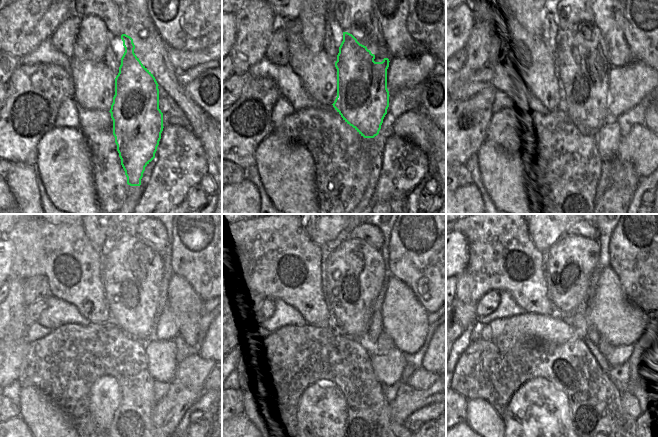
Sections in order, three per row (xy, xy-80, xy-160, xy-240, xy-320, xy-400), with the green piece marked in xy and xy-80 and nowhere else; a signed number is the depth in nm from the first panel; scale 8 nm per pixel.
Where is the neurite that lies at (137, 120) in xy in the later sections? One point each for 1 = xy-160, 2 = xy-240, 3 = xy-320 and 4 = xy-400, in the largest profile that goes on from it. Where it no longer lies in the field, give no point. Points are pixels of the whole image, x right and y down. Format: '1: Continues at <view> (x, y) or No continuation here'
1: Continues at xy-160 (584, 81)
2: Continues at xy-240 (132, 298)
3: Continues at xy-320 (350, 292)
4: Continues at xy-400 (569, 263)

